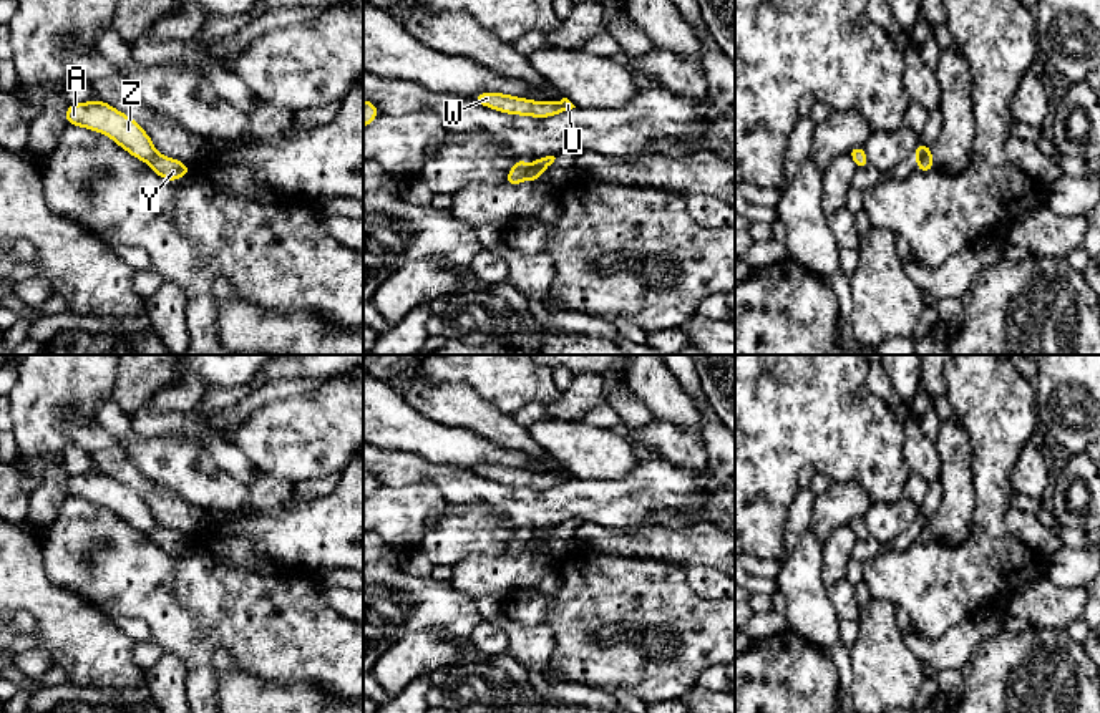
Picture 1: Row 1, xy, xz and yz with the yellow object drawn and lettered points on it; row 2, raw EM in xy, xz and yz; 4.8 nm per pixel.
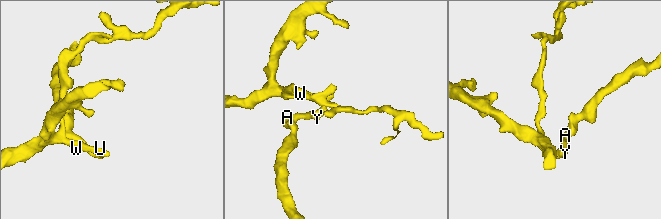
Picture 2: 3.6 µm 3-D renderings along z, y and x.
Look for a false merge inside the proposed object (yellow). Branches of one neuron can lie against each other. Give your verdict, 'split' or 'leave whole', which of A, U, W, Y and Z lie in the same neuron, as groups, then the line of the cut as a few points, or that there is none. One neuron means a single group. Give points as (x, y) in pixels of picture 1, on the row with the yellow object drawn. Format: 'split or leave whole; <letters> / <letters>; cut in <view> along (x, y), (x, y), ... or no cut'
split; A Z / U W Y; cut in yz along (929, 155), (919, 161)

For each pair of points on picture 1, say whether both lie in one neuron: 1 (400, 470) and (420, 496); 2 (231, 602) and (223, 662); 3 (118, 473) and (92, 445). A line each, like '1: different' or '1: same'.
1: different
2: different
3: different

